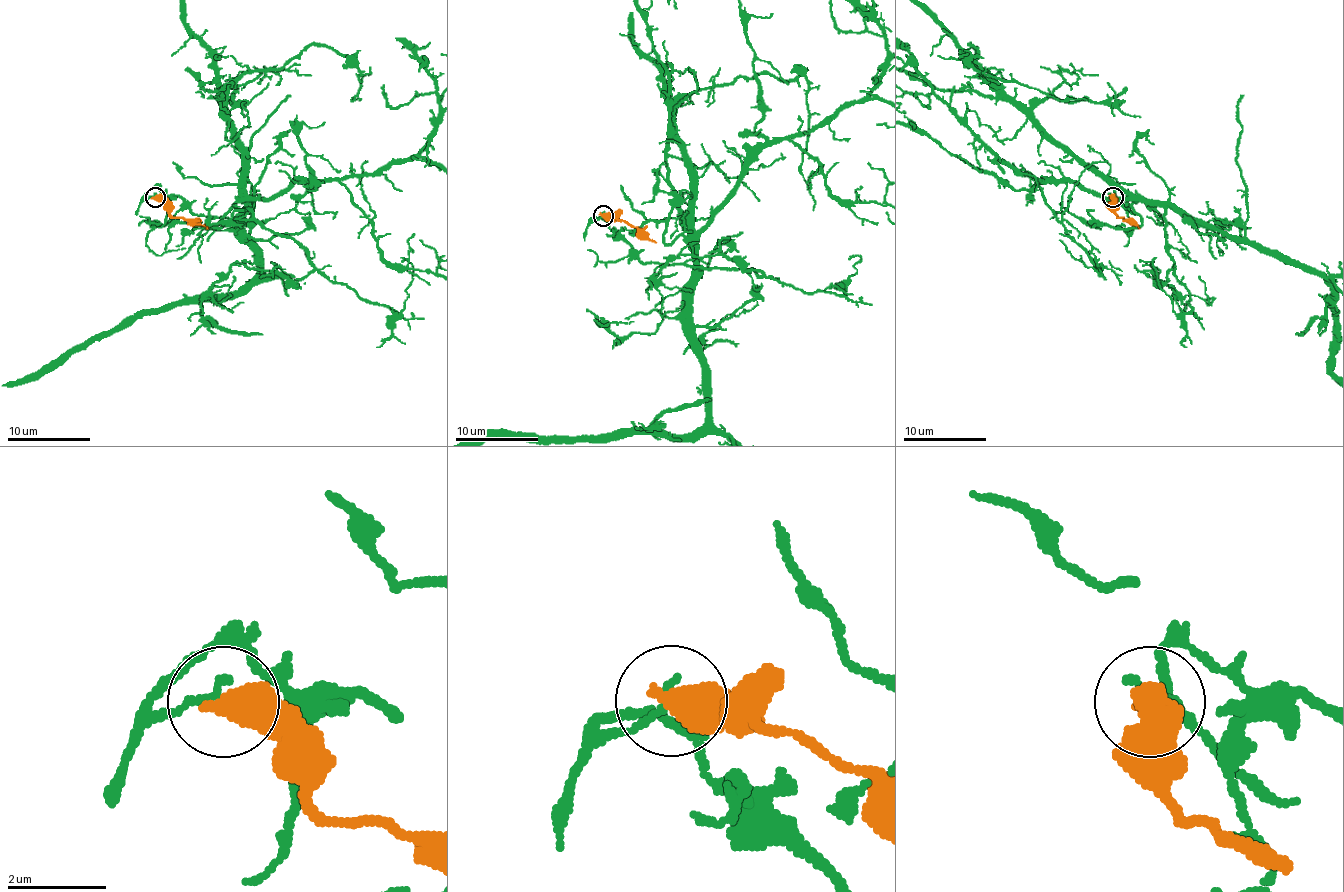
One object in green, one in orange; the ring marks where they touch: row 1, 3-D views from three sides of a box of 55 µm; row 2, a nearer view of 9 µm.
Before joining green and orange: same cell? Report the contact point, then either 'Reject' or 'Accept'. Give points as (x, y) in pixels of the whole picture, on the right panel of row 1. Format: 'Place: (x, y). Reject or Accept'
Place: (1112, 197). Reject

